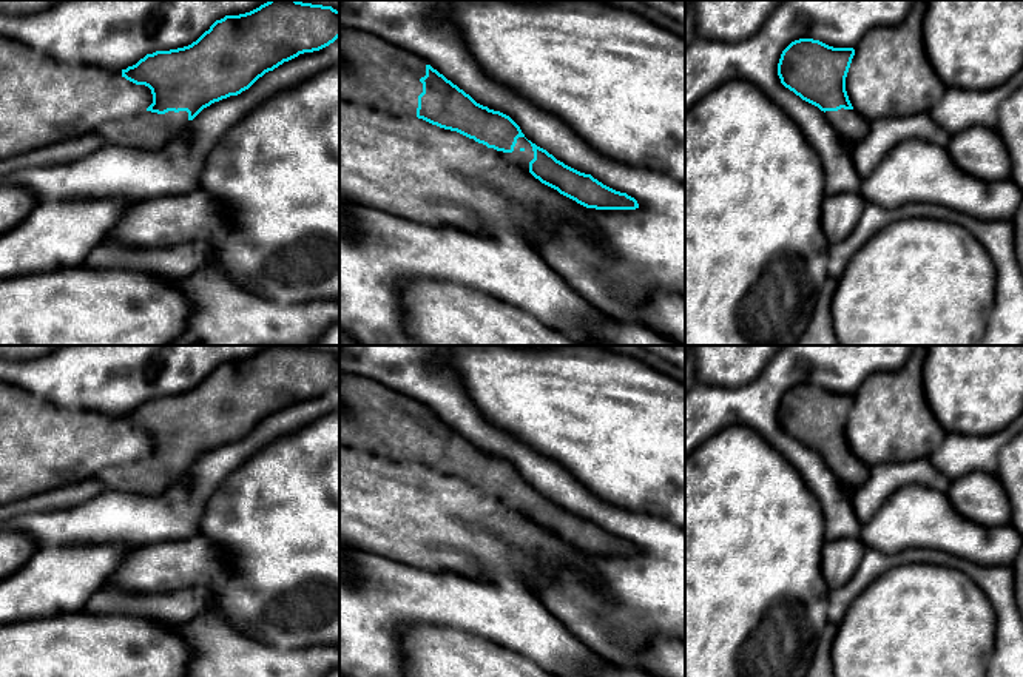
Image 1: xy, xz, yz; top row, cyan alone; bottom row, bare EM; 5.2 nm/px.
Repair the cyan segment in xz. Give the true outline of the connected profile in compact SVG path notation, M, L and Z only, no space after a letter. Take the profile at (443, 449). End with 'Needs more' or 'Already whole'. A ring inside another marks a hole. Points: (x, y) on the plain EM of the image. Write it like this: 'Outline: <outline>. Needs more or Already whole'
Outline: M339 373L339 444L367 450L390 461L418 463L440 473L457 477L478 487L495 506L531 518L542 529L586 554L639 554L634 543L557 506L546 495L528 486L509 461L477 449L423 404L376 381Z. Needs more

